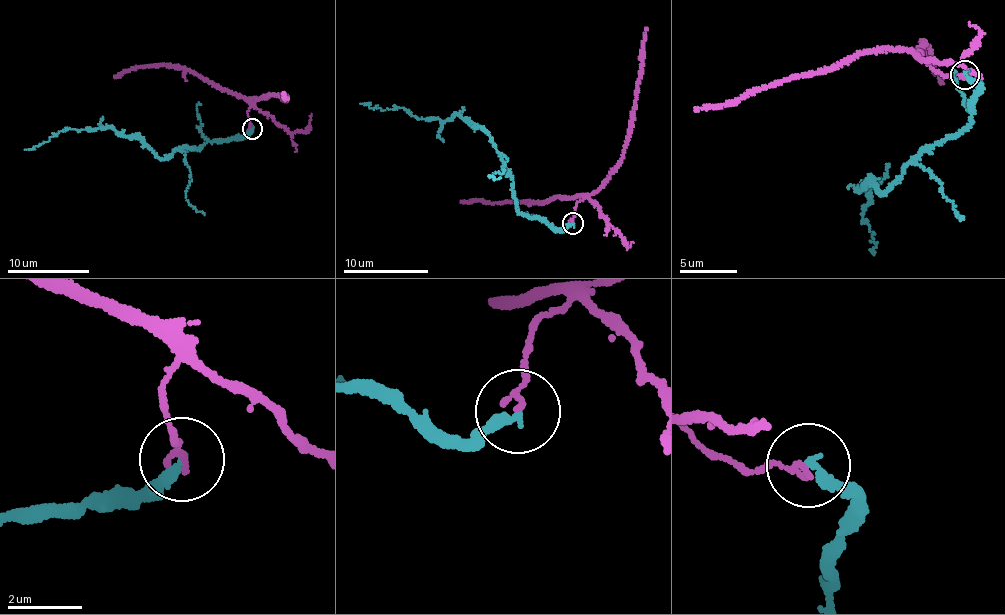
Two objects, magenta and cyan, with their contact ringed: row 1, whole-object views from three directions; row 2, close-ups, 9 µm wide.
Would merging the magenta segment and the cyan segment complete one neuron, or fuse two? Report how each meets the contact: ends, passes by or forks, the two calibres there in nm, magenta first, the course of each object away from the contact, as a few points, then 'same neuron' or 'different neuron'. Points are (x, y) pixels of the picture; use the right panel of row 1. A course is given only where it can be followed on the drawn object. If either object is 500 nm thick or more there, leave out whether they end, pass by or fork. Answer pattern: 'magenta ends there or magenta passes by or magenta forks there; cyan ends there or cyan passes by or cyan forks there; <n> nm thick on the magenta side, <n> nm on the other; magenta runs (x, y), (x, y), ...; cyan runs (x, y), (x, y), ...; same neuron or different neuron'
magenta ends there; cyan ends there; 160 nm thick on the magenta side, 280 nm on the other; magenta runs (964, 74), (941, 75), (914, 53), (882, 46), (816, 72), (790, 76), (733, 101), (695, 110); cyan runs (964, 74), (980, 91), (967, 124), (922, 147), (885, 191), (859, 188), (872, 200), (862, 215), (873, 254); same neuron

